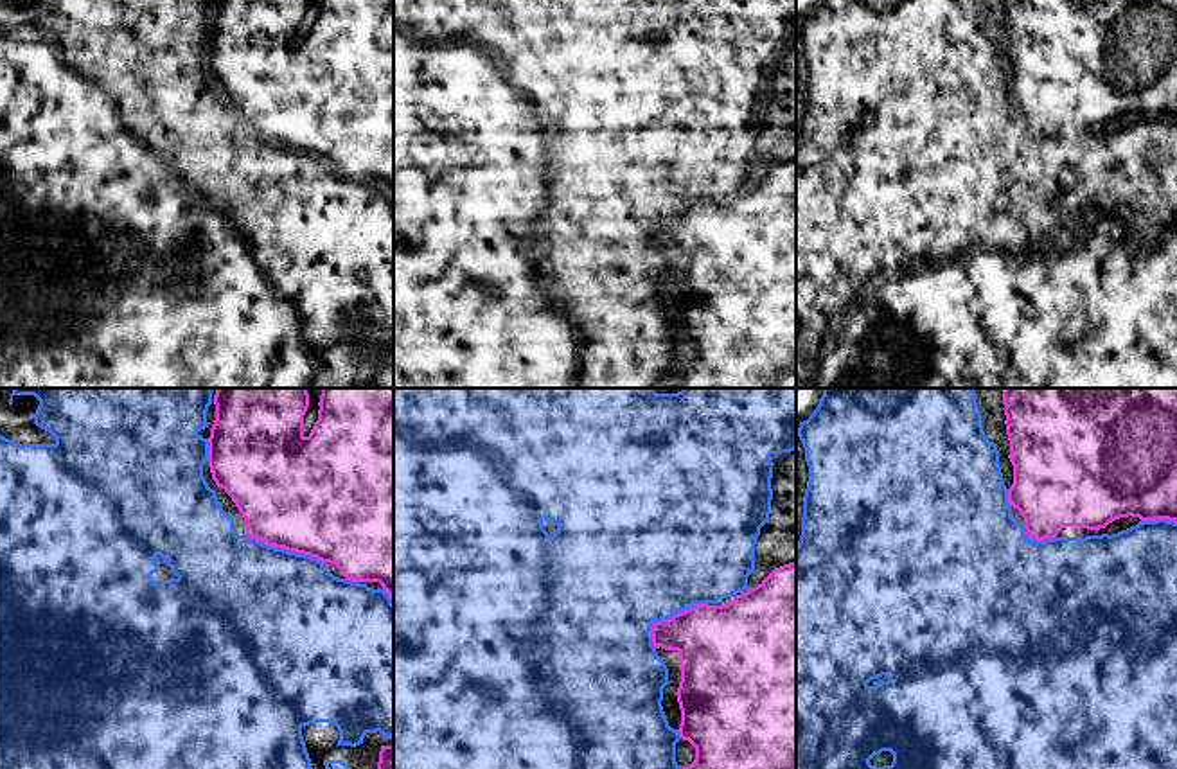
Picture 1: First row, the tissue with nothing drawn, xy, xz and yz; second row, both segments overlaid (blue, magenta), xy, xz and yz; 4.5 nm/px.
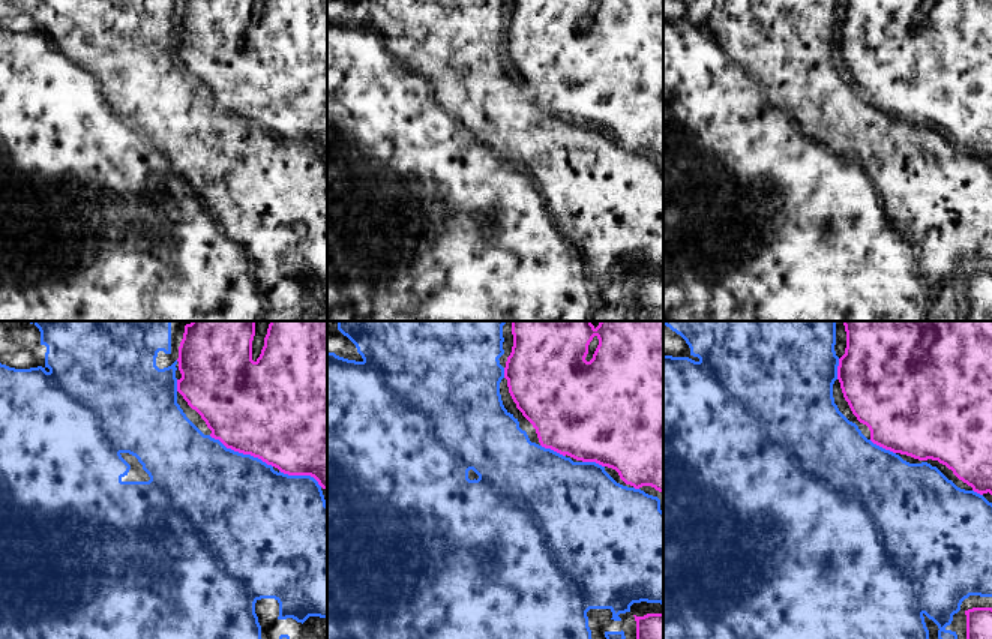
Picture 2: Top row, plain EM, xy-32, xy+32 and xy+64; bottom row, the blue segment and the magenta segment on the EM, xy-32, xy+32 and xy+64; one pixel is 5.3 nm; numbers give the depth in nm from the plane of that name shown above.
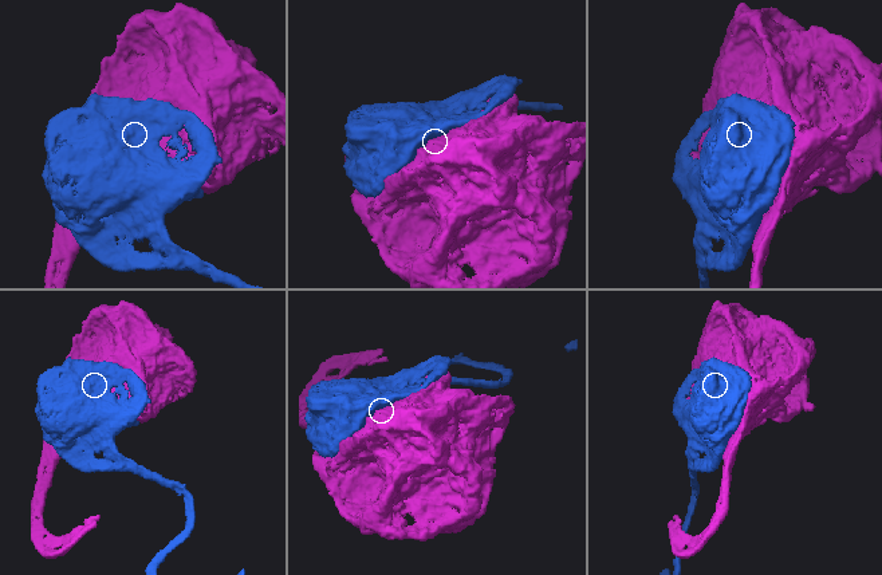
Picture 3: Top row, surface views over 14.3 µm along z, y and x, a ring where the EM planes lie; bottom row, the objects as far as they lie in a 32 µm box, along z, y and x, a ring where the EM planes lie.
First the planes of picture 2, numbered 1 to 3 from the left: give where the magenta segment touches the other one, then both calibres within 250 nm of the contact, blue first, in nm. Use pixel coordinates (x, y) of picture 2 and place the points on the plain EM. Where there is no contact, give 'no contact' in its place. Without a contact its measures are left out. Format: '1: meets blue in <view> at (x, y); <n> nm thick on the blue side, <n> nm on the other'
1: meets blue in xy-32 at (240, 117); 500 nm thick on the blue side, 500 nm on the other
2: meets blue in xy+32 at (553, 114); 500 nm thick on the blue side, 480 nm on the other
3: meets blue in xy+64 at (881, 111); 500 nm thick on the blue side, 480 nm on the other

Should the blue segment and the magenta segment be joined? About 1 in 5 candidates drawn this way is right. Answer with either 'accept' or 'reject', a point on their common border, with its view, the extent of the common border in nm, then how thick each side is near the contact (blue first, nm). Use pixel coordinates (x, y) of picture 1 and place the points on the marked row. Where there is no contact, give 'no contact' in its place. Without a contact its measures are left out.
reject; contact xz (669, 617); length 320 nm; calibres 500 and 360 nm

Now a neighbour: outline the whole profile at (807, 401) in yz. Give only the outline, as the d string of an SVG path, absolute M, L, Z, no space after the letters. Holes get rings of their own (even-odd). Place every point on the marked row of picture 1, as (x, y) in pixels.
M796 388L796 435L803 420L818 408L818 388Z

